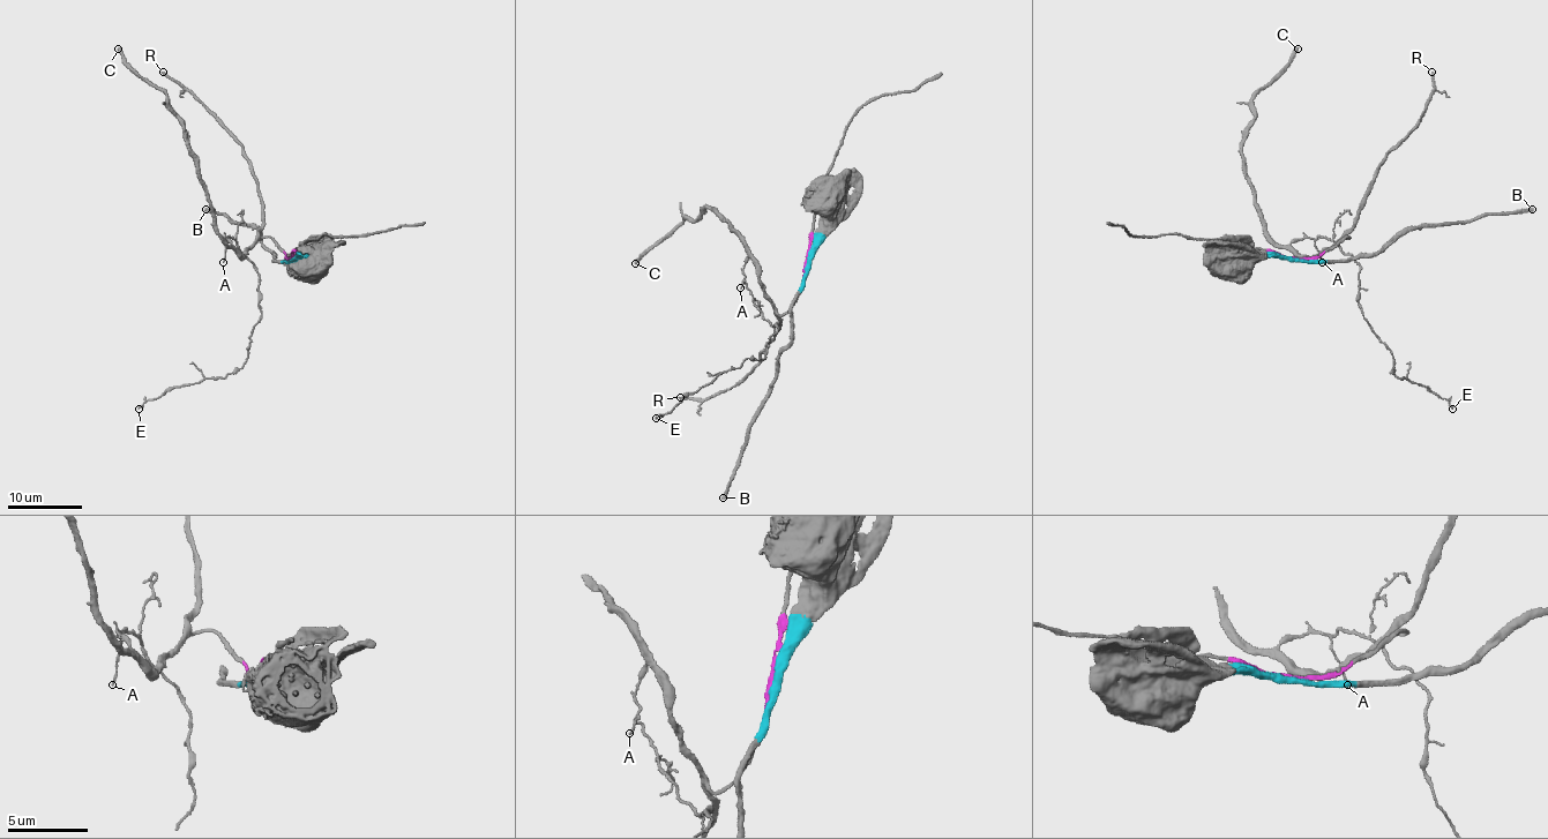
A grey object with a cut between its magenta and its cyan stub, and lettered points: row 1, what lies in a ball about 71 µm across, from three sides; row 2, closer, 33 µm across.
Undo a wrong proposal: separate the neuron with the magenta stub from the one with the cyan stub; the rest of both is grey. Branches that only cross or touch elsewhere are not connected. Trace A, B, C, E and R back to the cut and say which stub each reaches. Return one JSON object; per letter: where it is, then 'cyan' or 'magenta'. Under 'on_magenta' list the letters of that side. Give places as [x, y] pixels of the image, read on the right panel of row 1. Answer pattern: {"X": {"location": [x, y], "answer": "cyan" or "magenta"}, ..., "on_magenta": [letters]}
{"A": {"location": [1322, 262], "answer": "magenta"}, "B": {"location": [1532, 209], "answer": "cyan"}, "C": {"location": [1298, 49], "answer": "magenta"}, "E": {"location": [1452, 409], "answer": "magenta"}, "R": {"location": [1431, 72], "answer": "magenta"}, "on_magenta": ["A", "C", "E", "R"]}

